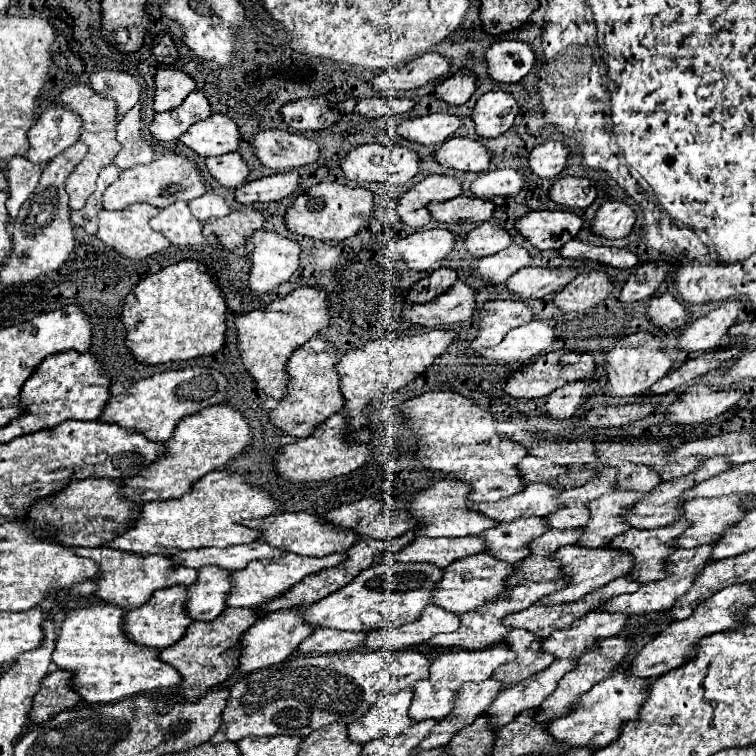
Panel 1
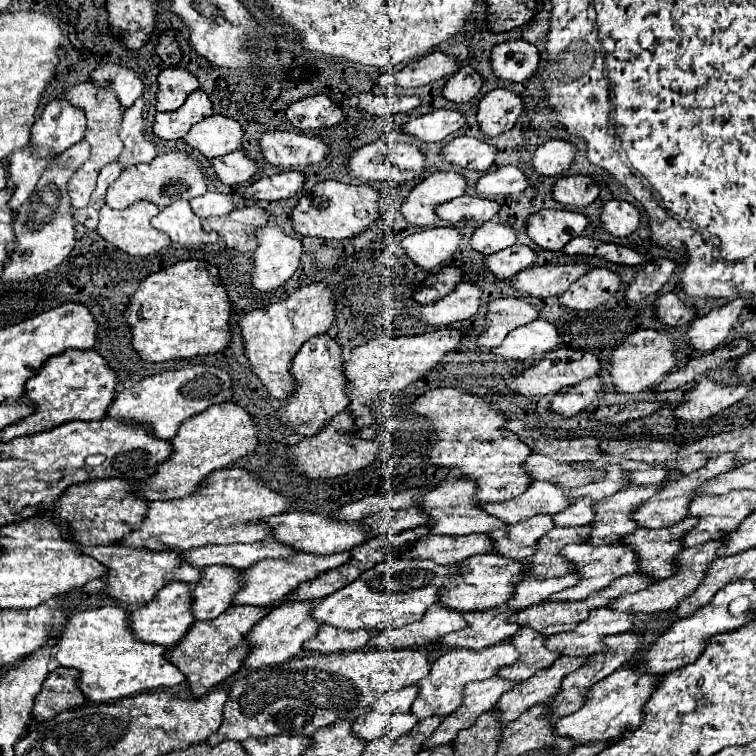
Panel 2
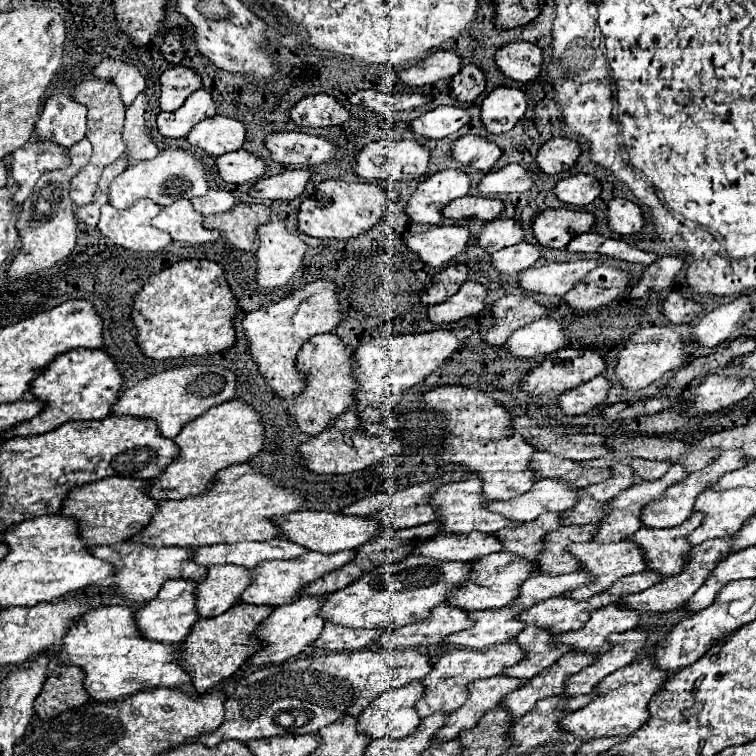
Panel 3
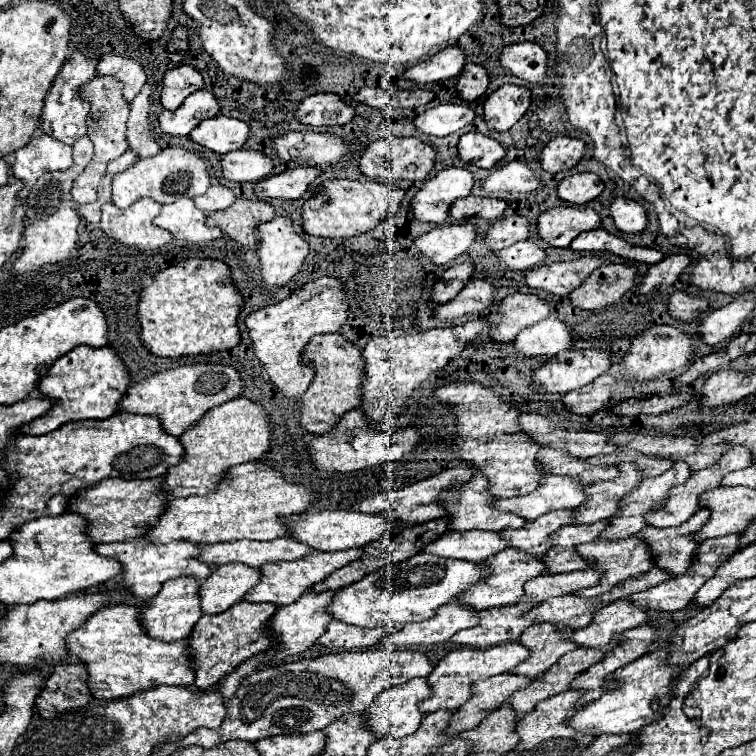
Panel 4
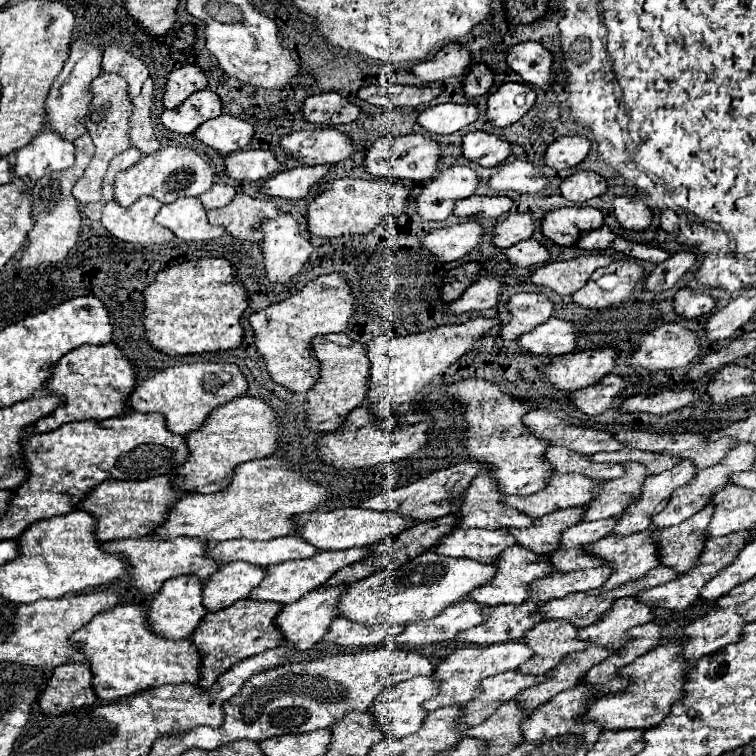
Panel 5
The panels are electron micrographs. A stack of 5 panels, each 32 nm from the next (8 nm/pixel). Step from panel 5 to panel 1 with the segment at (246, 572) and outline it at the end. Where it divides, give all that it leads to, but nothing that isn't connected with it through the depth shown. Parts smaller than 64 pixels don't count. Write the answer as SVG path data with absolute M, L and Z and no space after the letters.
M204 566L198 570L198 578L192 586L186 588L186 604L184 612L192 620L210 622L214 620L226 606L224 596L228 594L228 576L230 572L224 572L222 568Z

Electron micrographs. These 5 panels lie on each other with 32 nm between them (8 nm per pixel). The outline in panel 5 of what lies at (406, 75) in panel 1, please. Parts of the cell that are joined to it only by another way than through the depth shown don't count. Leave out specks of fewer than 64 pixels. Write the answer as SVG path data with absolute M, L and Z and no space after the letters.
M446 44L434 58L426 62L418 62L410 68L410 74L416 76L424 84L440 82L452 76L464 76L468 72L470 52L460 44Z

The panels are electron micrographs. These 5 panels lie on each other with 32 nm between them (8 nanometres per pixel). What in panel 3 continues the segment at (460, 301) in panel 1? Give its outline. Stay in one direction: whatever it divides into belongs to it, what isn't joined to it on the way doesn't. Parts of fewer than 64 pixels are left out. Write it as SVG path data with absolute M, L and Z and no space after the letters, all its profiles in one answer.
M464 282L456 294L440 304L426 308L426 318L432 324L450 324L468 316L476 316L484 308L488 290L478 282Z

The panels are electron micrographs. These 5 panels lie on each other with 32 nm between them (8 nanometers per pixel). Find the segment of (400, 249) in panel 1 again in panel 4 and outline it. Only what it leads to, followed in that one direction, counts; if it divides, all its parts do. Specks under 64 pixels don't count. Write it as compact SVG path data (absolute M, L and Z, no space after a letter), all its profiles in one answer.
M452 224L452 226L436 226L430 232L412 240L412 244L420 250L424 258L428 258L436 266L444 266L450 260L466 254L474 244L476 230L472 224Z

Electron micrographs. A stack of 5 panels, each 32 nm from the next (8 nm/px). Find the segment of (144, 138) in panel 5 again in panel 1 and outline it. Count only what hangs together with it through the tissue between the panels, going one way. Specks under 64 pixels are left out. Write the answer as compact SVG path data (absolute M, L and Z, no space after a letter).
M140 102L120 124L116 126L116 140L122 144L120 152L112 158L112 164L118 170L126 170L138 164L150 164L154 160L154 148L142 136L142 118L140 118Z

